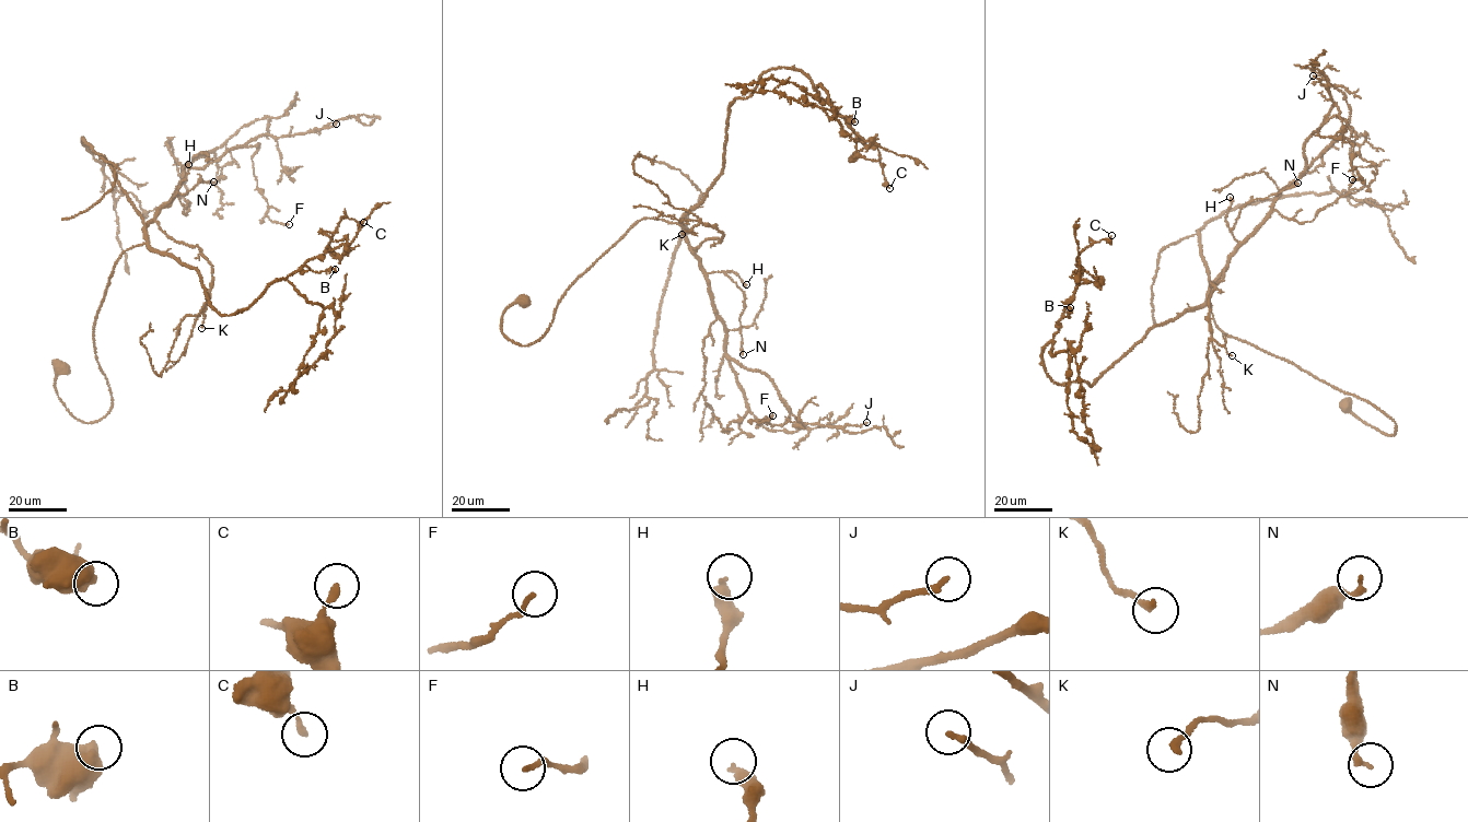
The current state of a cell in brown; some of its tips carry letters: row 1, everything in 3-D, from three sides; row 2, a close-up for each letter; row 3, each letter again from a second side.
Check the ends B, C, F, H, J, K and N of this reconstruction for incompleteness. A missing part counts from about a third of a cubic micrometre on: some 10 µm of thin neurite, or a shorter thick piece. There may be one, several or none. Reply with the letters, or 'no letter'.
no letter

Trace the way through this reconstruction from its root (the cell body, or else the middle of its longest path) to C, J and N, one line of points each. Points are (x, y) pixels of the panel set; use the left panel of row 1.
C: (63, 368), (70, 413), (108, 414), (93, 328), (127, 249), (194, 267), (232, 315), (363, 222)
J: (63, 368), (55, 385), (70, 413), (108, 414), (96, 315), (185, 166), (336, 124)
N: (63, 368), (55, 385), (70, 413), (108, 414), (92, 337), (116, 262), (177, 192), (213, 181)

